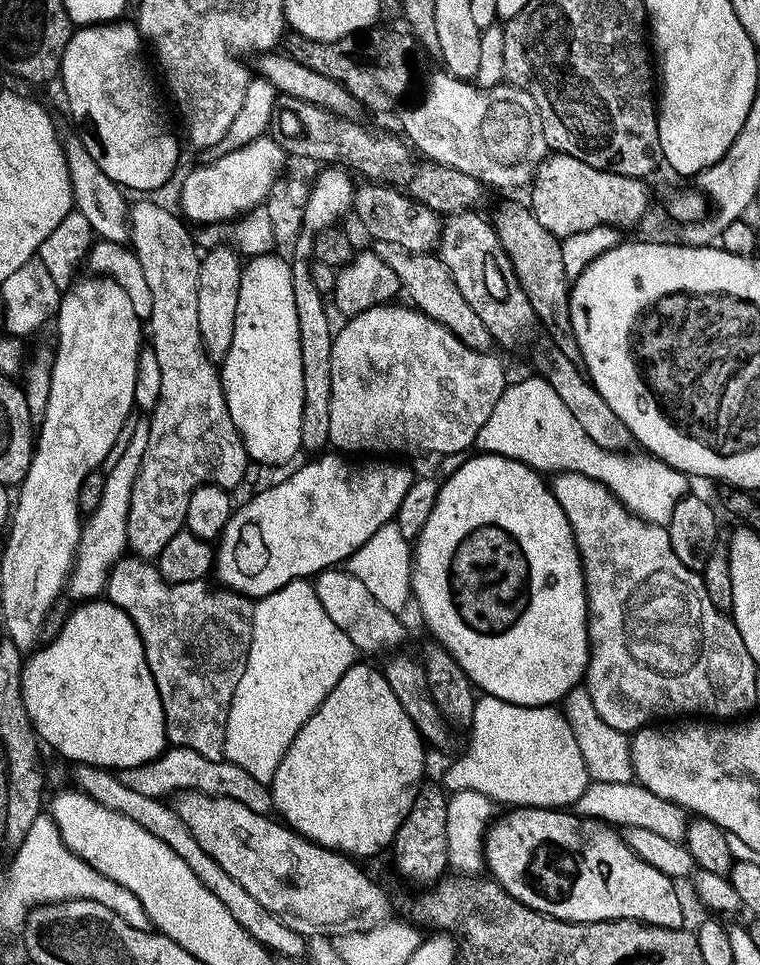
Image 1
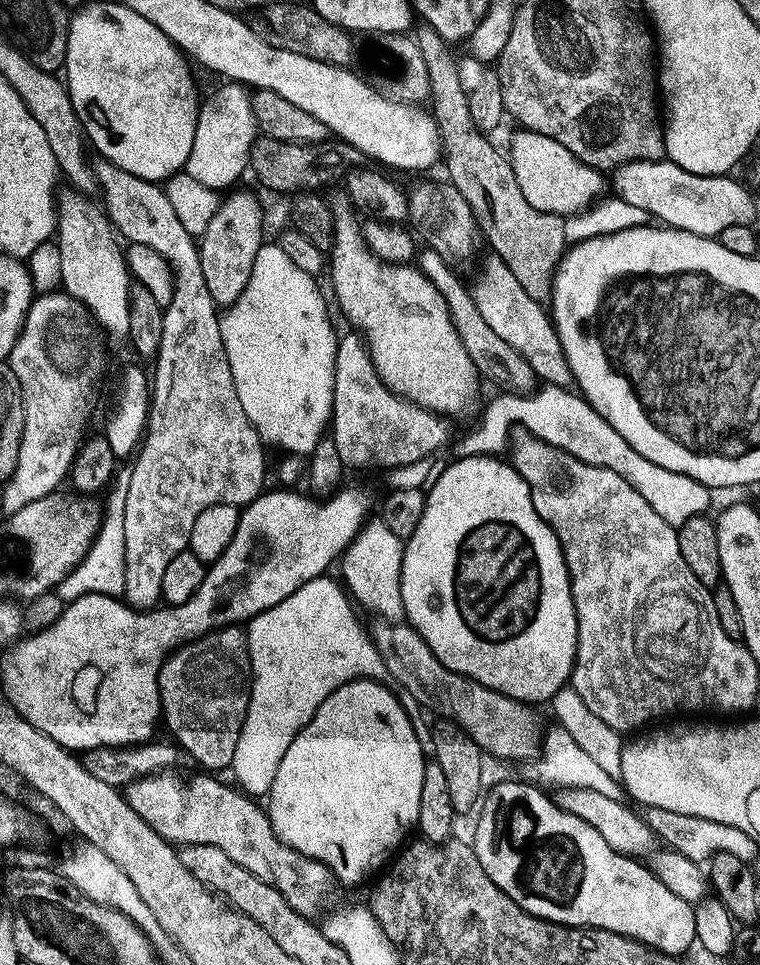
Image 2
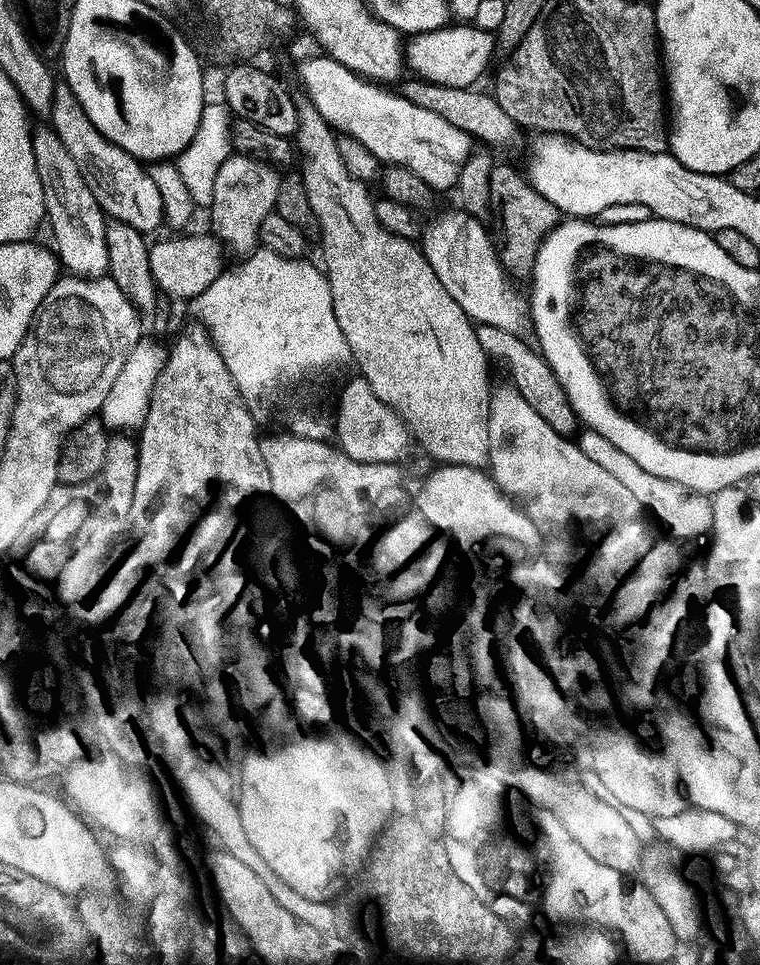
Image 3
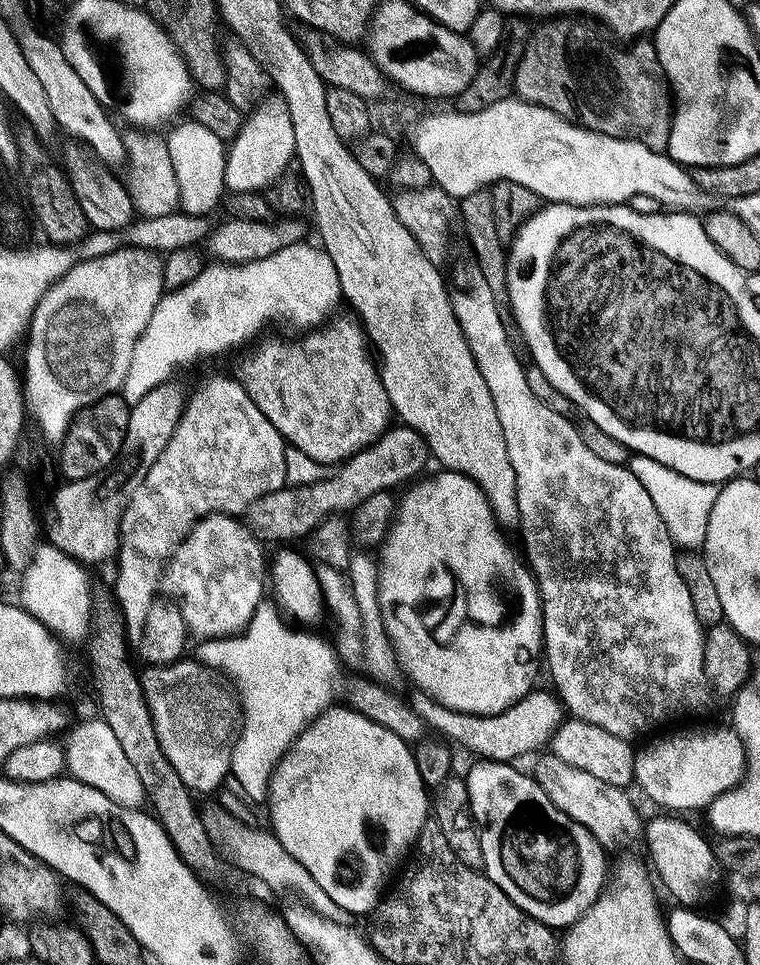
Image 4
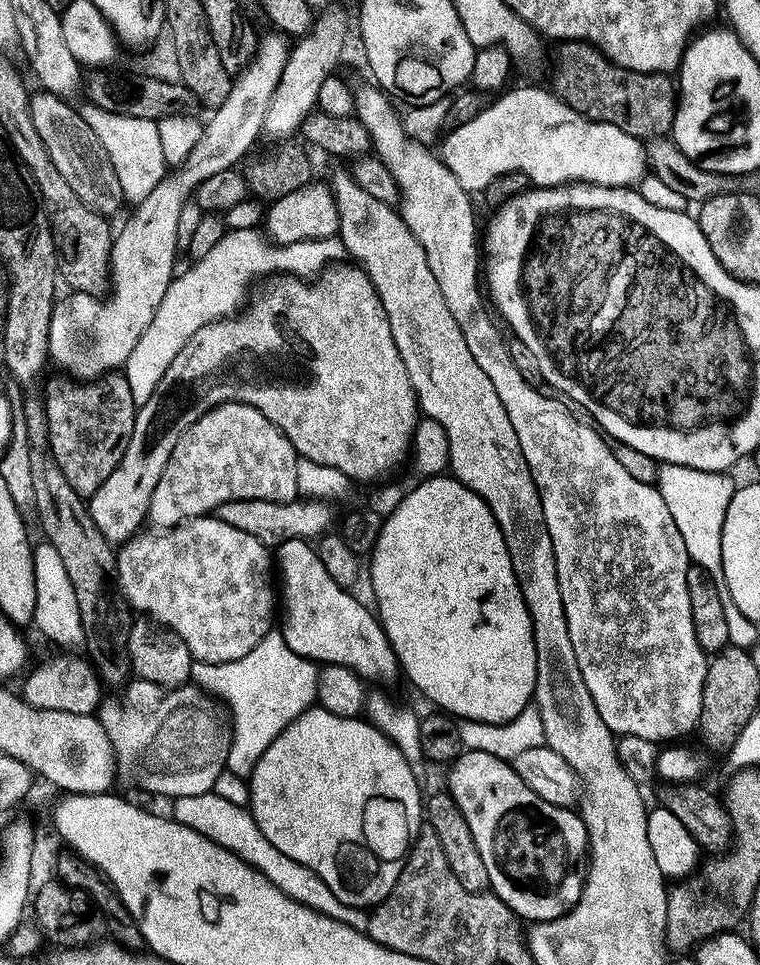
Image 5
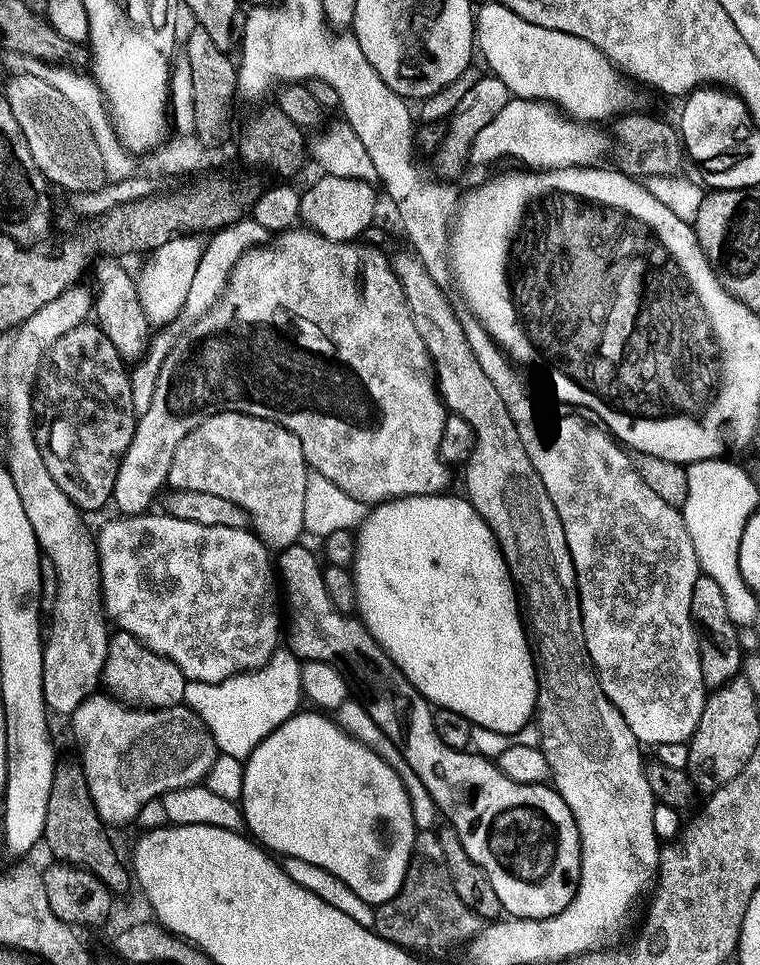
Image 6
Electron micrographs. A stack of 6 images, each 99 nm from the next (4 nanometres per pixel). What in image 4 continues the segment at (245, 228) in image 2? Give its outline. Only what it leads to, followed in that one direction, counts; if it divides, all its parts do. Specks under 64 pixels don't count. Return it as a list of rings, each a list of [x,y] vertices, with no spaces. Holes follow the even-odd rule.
[[[269,95],[247,113],[240,132],[227,145],[226,153],[224,187],[229,193],[263,193],[278,177],[285,175],[289,171],[288,163],[293,163],[296,147],[294,122],[290,120],[290,110],[283,97]]]

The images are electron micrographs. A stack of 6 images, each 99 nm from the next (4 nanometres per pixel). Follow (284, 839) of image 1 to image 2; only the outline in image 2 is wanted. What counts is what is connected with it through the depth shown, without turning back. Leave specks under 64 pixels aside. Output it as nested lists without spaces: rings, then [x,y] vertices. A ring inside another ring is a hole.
[[[165,770],[155,772],[152,776],[143,776],[140,780],[130,782],[123,789],[124,800],[132,807],[134,814],[150,826],[173,846],[183,846],[186,844],[201,844],[202,846],[218,846],[222,854],[226,854],[232,861],[238,862],[242,870],[250,870],[254,878],[262,878],[286,898],[286,902],[299,916],[316,918],[321,915],[320,907],[328,900],[328,895],[332,892],[334,877],[322,862],[318,862],[309,856],[303,856],[298,850],[286,846],[276,837],[272,829],[272,823],[268,820],[268,813],[263,807],[260,808],[253,797],[240,791],[239,787],[231,783],[223,784],[220,780],[215,780],[215,775],[200,774],[193,780],[183,780],[180,776],[175,776],[175,771]]]

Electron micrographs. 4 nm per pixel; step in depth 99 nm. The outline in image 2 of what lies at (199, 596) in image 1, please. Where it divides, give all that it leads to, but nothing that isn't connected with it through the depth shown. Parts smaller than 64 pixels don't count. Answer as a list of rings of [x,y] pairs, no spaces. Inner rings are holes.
[[[240,626],[214,628],[181,643],[160,667],[163,727],[165,724],[172,731],[171,739],[204,767],[201,769],[231,769],[234,746],[248,709],[251,675],[248,634]]]

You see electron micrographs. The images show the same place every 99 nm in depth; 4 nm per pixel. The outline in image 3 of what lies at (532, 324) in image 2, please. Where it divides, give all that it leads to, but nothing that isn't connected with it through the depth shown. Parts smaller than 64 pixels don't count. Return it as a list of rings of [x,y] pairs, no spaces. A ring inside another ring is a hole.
[[[460,208],[448,210],[438,215],[420,234],[420,249],[438,280],[446,289],[446,294],[462,307],[463,312],[475,323],[492,326],[495,331],[508,332],[521,338],[532,332],[531,305],[524,297],[516,294],[513,283],[507,278],[504,268],[497,258],[495,243],[485,223]]]

